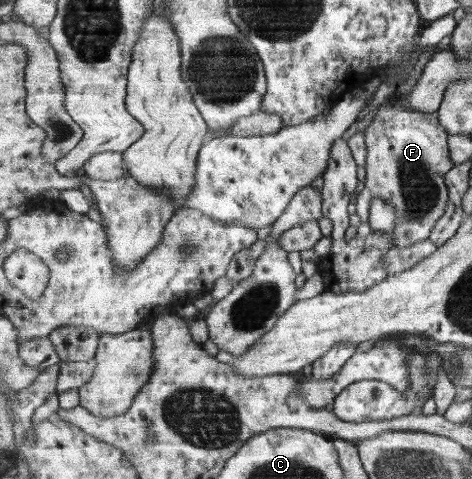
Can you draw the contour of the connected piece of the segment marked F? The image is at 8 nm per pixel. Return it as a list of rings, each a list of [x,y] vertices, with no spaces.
[[[412,90],[400,97],[391,97],[387,104],[379,108],[373,121],[364,130],[368,149],[366,180],[361,188],[364,190],[358,198],[358,214],[361,222],[370,222],[368,212],[372,200],[383,198],[390,201],[395,208],[393,232],[395,232],[396,247],[406,248],[414,244],[423,243],[430,239],[435,224],[442,218],[449,203],[449,188],[445,181],[445,174],[455,167],[450,158],[449,132],[441,125],[439,111],[420,113],[408,107],[408,96]]]

